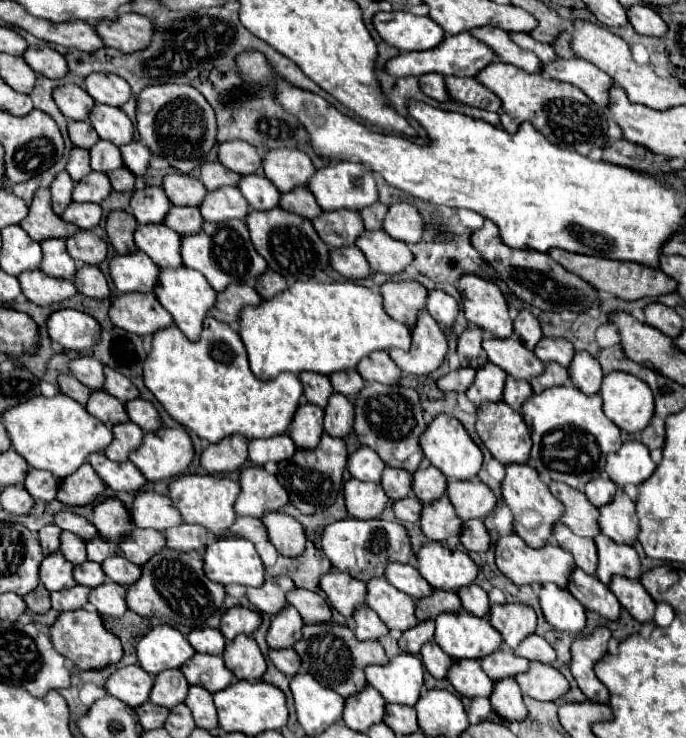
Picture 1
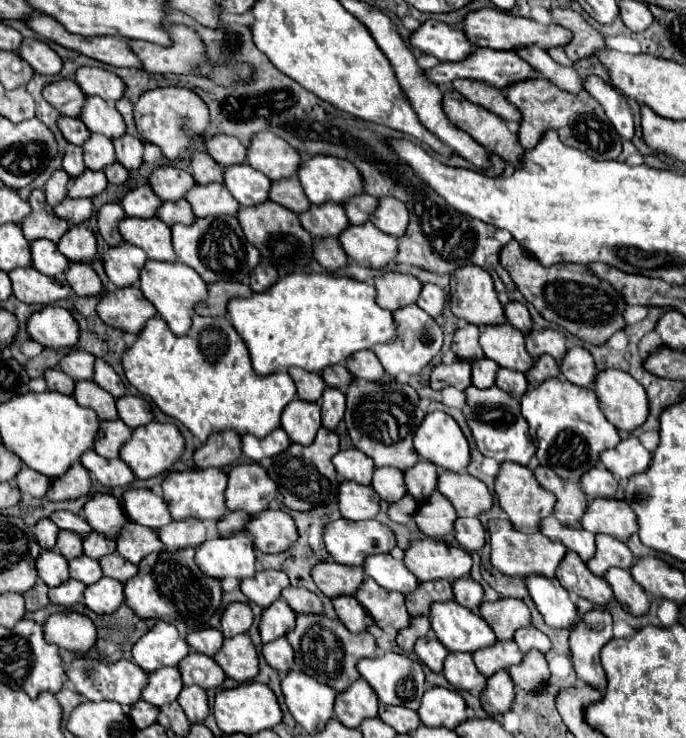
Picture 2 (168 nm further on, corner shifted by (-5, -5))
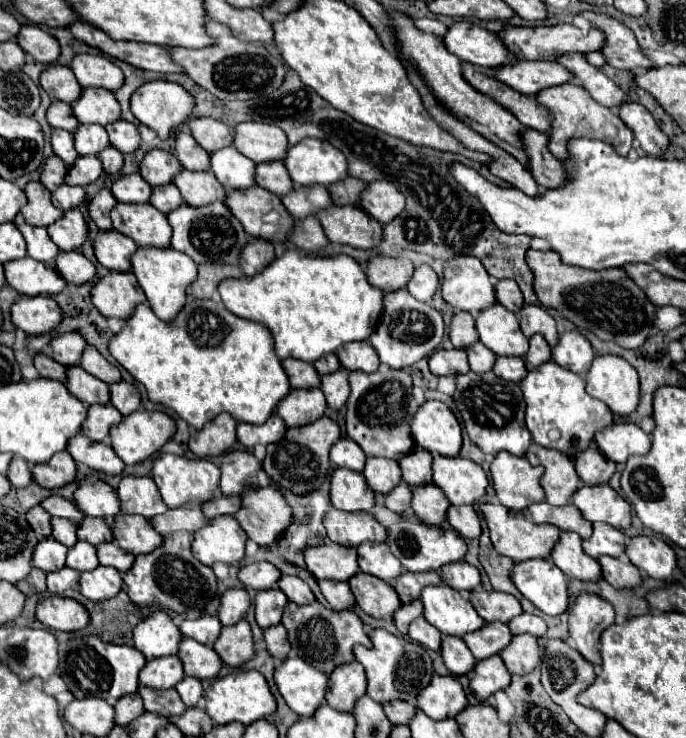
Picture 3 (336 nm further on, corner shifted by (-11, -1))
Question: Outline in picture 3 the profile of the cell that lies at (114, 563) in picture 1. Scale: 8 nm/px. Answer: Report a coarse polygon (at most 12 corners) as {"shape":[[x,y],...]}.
{"shape":[[115,542],[99,544],[97,556],[103,566],[127,572],[135,556]]}

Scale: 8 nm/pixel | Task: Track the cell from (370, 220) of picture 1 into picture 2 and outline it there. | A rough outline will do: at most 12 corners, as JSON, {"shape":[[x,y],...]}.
{"shape":[[369,194],[353,196],[343,206],[351,224],[365,224],[377,208]]}

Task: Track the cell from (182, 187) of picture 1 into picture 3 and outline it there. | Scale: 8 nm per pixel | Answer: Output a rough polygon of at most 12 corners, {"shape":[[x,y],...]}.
{"shape":[[151,150],[141,176],[151,186],[171,184],[183,170],[167,150]]}

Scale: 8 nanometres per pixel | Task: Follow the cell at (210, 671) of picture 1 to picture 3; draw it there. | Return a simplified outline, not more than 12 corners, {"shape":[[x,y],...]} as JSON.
{"shape":[[185,638],[177,654],[185,674],[213,680],[221,670],[217,652]]}

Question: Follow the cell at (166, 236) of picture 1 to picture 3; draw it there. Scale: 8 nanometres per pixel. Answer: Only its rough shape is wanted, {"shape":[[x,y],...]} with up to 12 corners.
{"shape":[[117,204],[115,230],[139,246],[171,246],[171,224],[151,204]]}

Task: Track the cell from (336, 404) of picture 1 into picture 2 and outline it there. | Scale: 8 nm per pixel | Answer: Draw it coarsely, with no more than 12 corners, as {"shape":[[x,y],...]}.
{"shape":[[325,388],[323,426],[335,430],[343,420],[345,394]]}

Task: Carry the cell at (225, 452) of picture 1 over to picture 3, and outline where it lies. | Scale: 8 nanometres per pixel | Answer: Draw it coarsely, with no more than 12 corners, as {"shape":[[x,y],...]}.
{"shape":[[219,414],[193,432],[189,450],[199,458],[223,456],[237,442],[237,422]]}

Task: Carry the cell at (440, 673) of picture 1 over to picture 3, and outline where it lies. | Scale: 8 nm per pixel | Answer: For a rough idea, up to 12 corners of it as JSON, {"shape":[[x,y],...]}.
{"shape":[[425,618],[411,624],[409,638],[441,652],[441,632]]}

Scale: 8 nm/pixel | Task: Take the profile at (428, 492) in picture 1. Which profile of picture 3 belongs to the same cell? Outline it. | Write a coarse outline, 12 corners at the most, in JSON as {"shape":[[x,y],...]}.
{"shape":[[417,446],[399,460],[409,486],[431,482],[431,452]]}

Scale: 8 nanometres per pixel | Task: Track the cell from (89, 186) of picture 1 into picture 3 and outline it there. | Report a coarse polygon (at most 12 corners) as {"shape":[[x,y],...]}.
{"shape":[[79,156],[65,184],[89,186],[103,174],[97,156]]}

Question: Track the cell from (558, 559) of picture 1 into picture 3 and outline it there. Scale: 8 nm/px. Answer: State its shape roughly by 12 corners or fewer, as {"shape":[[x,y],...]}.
{"shape":[[481,504],[491,542],[513,562],[547,560],[559,528]]}

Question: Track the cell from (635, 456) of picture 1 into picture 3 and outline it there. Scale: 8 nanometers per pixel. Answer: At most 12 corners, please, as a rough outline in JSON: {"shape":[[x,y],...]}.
{"shape":[[631,422],[597,432],[601,452],[617,464],[645,456],[651,436]]}

